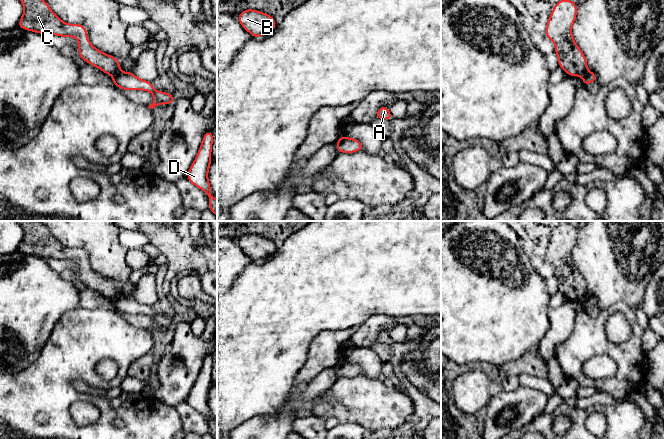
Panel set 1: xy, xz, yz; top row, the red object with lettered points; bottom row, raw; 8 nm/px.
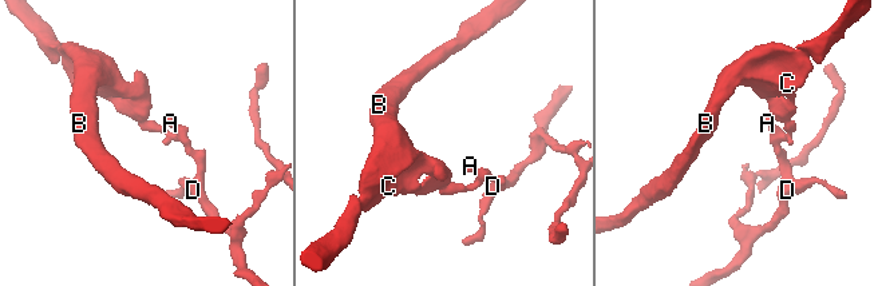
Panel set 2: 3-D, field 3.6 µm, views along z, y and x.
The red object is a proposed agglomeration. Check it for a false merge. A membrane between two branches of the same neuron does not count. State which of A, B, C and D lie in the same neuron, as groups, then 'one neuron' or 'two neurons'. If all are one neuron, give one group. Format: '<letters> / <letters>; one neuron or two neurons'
A D / B C; two neurons

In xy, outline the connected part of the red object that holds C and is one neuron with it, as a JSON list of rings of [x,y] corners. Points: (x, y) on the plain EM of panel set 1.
[[[40,221],[18,222],[24,231],[18,251],[40,258],[76,261],[80,283],[111,300],[120,296],[119,284],[97,274],[87,263],[87,253],[83,249],[64,247]]]

